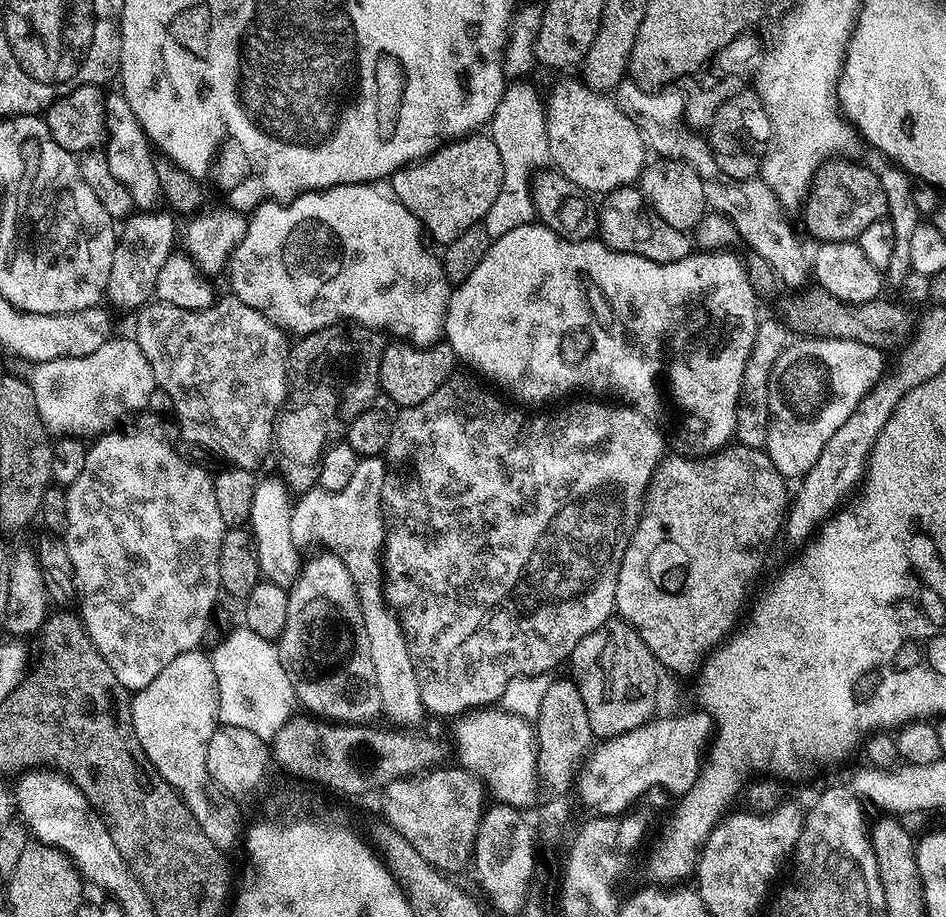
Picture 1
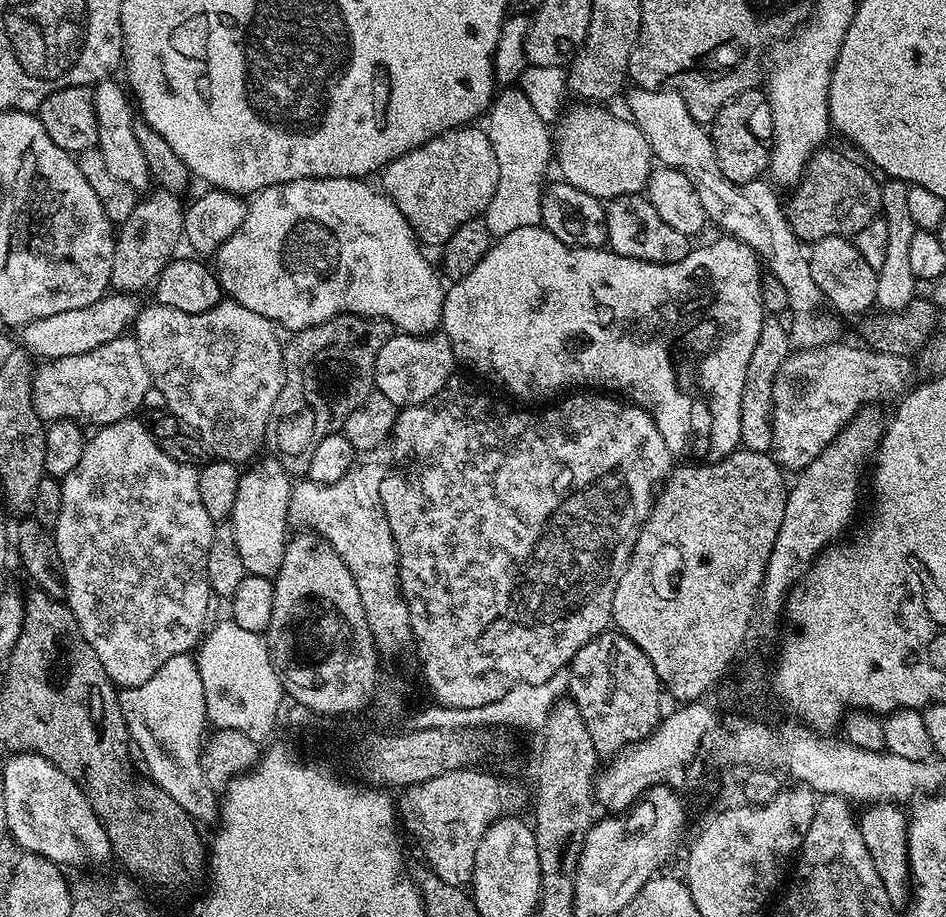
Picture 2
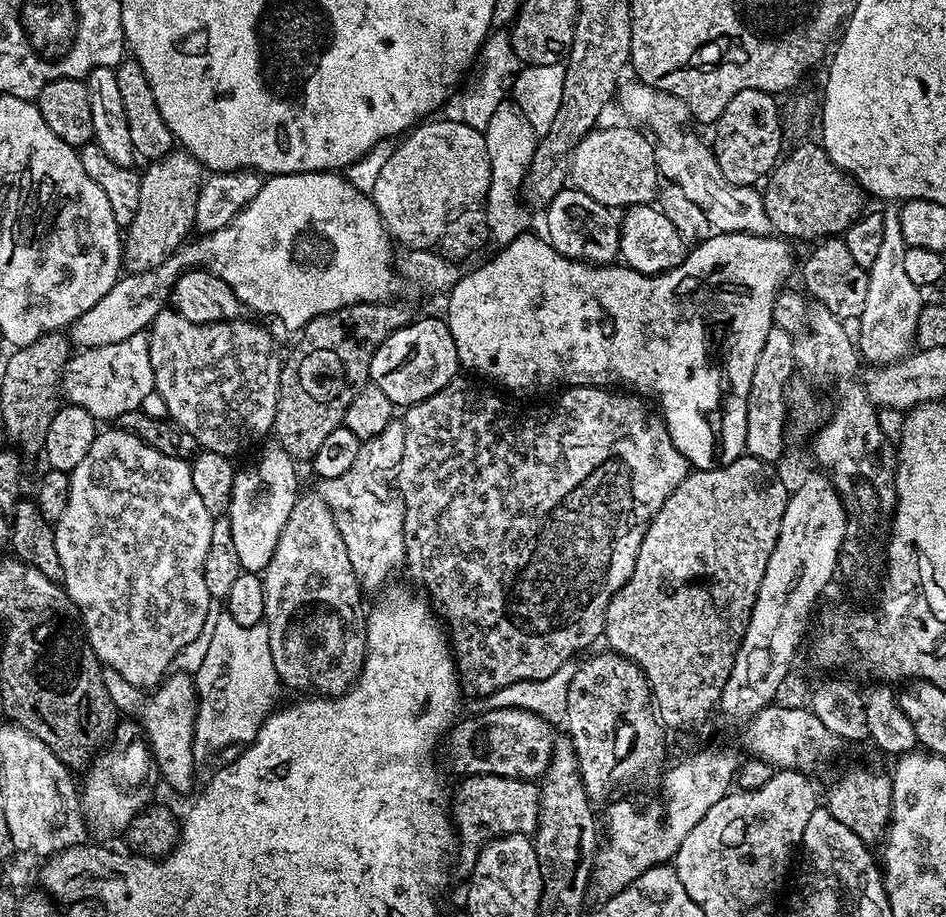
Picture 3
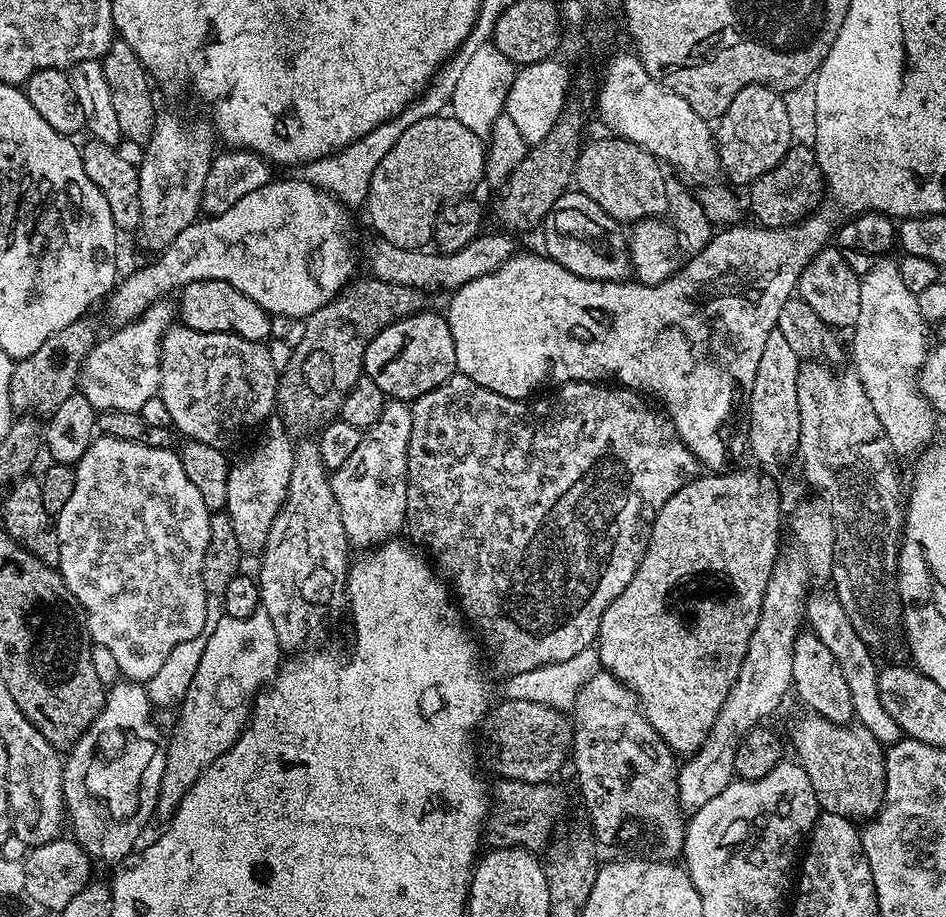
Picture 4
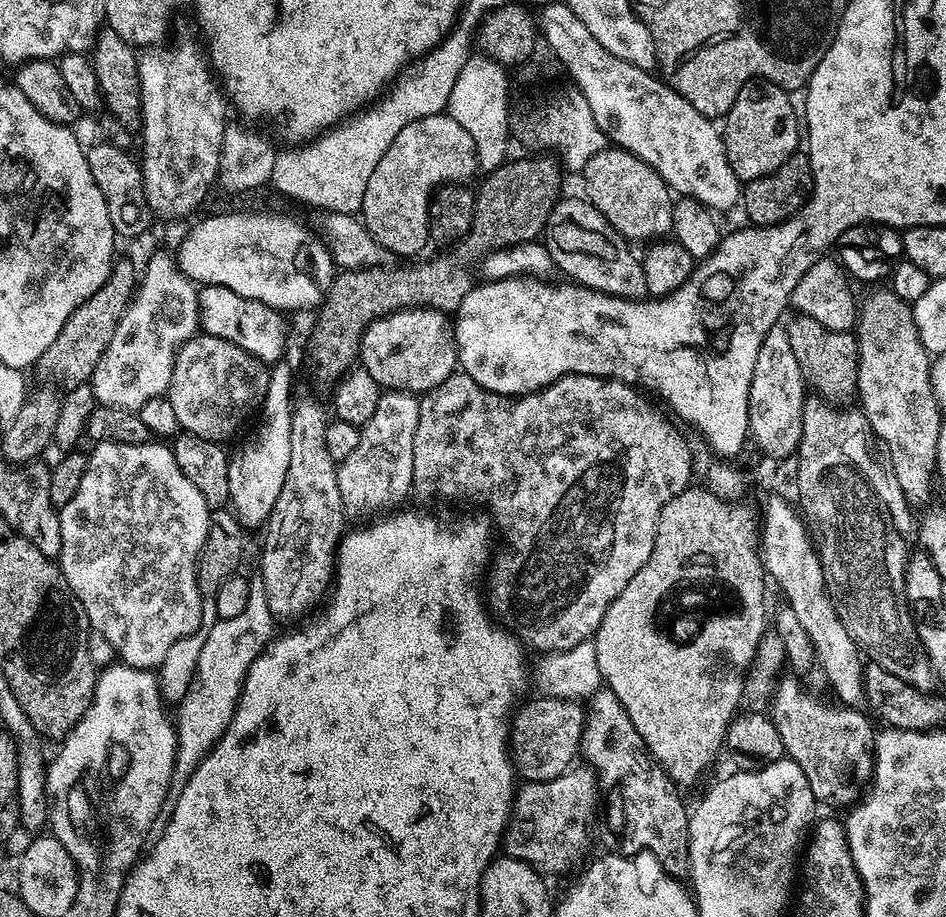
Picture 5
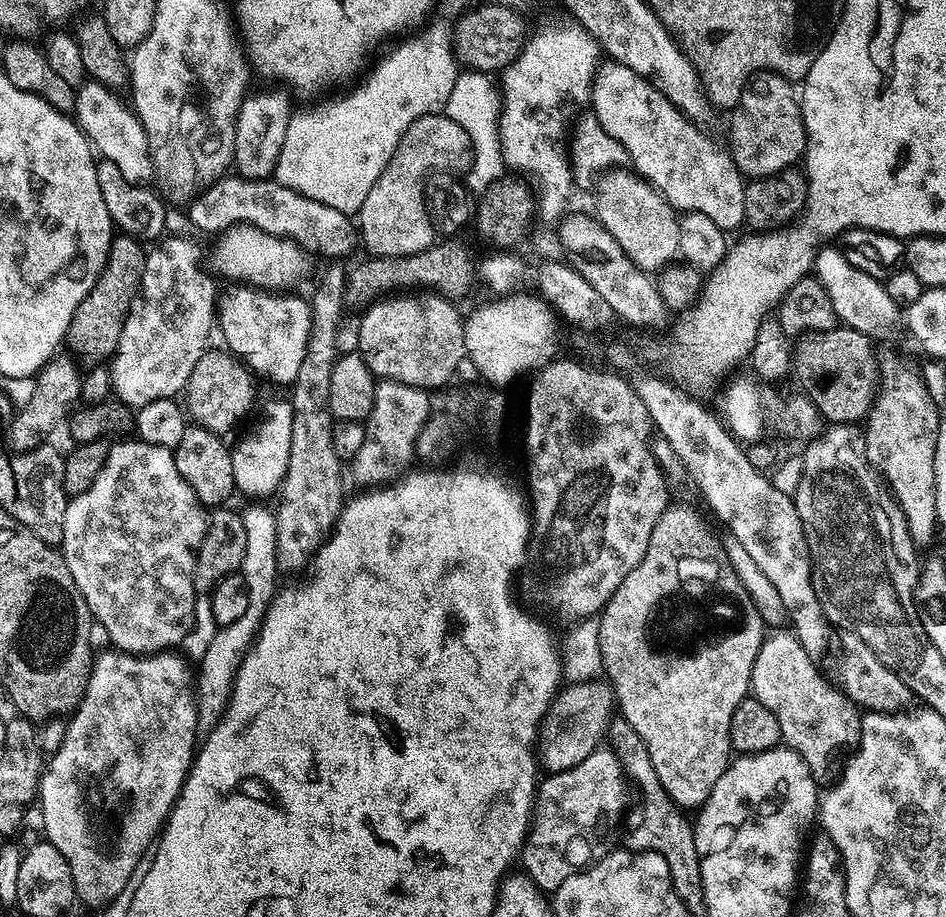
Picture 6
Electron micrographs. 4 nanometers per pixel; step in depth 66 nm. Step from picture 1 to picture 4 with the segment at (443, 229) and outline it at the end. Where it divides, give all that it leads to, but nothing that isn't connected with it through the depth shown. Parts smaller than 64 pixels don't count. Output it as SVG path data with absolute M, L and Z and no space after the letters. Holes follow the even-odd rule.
M451 114L431 116L422 118L422 122L414 122L414 126L410 126L410 130L406 130L406 134L398 138L394 150L390 150L390 154L386 154L382 162L378 162L378 170L374 170L374 178L370 178L366 209L368 208L368 220L376 231L375 235L394 246L423 249L427 245L424 243L432 240L432 230L436 226L440 207L449 200L471 197L475 193L472 191L479 184L481 186L485 179L485 151L486 144L482 137L466 129Z

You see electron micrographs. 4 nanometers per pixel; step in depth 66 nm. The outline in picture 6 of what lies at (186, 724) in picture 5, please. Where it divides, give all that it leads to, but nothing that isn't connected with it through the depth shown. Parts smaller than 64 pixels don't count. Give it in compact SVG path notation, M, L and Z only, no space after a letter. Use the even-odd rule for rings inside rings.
M243 554L242 566L239 575L246 582L250 594L249 605L246 611L237 621L230 626L217 629L204 656L198 661L198 678L194 680L194 701L196 703L197 727L202 730L210 730L220 720L227 708L228 700L232 695L232 683L235 673L240 668L255 635L259 632L260 623L263 620L271 600L278 590L278 568L248 568L248 555Z

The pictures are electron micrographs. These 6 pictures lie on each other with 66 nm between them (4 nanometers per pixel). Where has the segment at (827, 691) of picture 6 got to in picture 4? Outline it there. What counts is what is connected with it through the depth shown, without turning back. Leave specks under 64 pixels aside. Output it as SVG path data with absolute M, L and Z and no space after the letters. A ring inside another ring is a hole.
M813 714L800 716L792 724L795 759L806 770L814 786L817 805L830 814L864 822L876 815L884 803L885 749L859 723L835 724Z

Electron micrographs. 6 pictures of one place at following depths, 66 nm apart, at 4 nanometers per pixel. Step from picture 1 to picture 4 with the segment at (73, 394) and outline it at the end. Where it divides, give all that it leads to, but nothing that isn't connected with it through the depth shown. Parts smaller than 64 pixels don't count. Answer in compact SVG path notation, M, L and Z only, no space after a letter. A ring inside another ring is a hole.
M167 299L159 300L157 304L152 304L150 310L146 310L138 320L132 320L129 324L117 327L116 332L112 332L108 337L97 339L95 346L88 357L84 360L84 365L80 371L78 381L78 392L85 396L93 408L101 413L108 411L134 411L140 413L142 406L149 400L157 396L160 390L160 347L162 338L173 327L177 319L178 312L175 307L168 305Z

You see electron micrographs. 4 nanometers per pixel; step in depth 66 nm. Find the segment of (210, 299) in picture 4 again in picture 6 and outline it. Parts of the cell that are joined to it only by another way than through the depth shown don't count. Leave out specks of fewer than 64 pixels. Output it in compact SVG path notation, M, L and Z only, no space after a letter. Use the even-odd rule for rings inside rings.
M232 286L229 292L221 291L219 293L216 302L216 319L215 323L218 325L218 332L224 335L224 340L226 343L227 351L231 352L233 356L237 358L242 358L244 363L248 365L249 369L257 377L265 376L268 380L273 380L276 384L284 384L284 386L291 385L292 381L295 380L298 374L298 366L302 366L302 358L306 354L306 342L310 336L310 322L312 321L312 309L310 307L309 301L304 300L300 296L292 296L296 294L277 294L272 290L261 290L259 288L254 288L251 286Z

